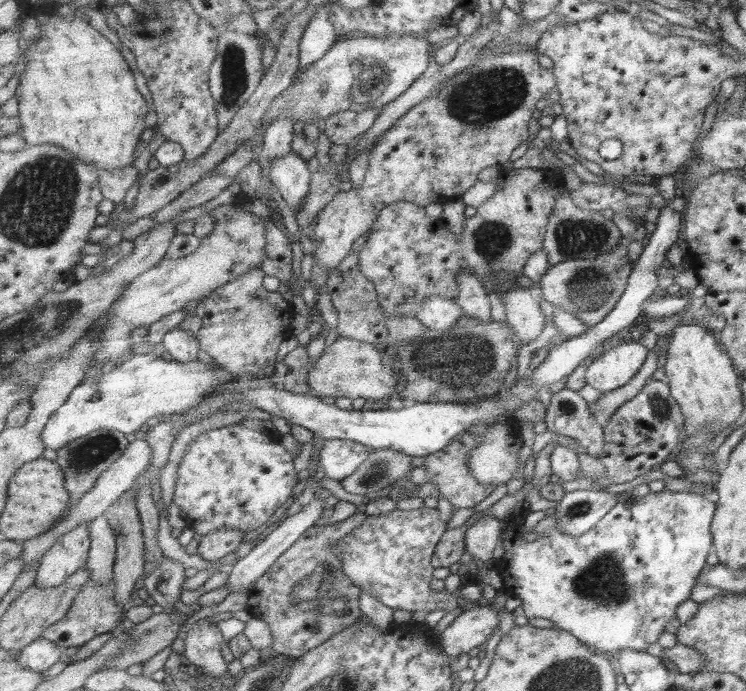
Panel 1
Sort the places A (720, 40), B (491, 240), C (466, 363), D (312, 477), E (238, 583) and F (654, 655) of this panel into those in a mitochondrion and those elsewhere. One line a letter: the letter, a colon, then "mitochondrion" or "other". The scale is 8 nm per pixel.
A: other
B: mitochondrion
C: mitochondrion
D: other
E: other
F: other

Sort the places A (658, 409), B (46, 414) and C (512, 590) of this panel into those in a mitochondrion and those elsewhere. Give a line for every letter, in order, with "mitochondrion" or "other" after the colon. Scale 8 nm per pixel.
A: mitochondrion
B: other
C: other

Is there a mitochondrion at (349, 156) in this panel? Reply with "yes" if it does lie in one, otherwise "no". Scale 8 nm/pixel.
no

